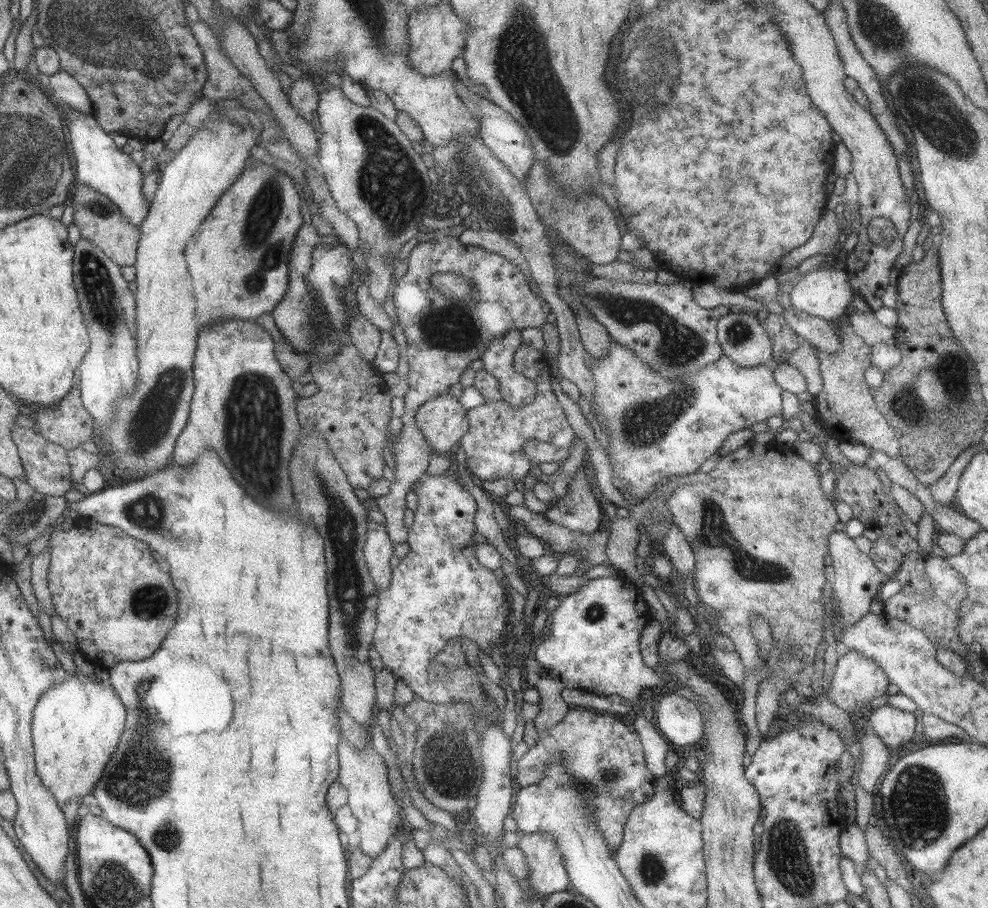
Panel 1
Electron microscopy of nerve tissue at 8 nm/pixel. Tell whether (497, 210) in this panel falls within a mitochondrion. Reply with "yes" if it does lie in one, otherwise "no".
yes

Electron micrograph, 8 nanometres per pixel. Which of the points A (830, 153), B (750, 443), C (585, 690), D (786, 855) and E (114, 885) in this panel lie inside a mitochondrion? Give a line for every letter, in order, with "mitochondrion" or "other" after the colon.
A: other
B: other
C: other
D: mitochondrion
E: mitochondrion

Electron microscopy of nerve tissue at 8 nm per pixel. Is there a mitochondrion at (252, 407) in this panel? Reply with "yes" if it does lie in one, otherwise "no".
yes

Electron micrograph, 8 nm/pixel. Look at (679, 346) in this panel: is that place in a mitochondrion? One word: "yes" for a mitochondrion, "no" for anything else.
yes

